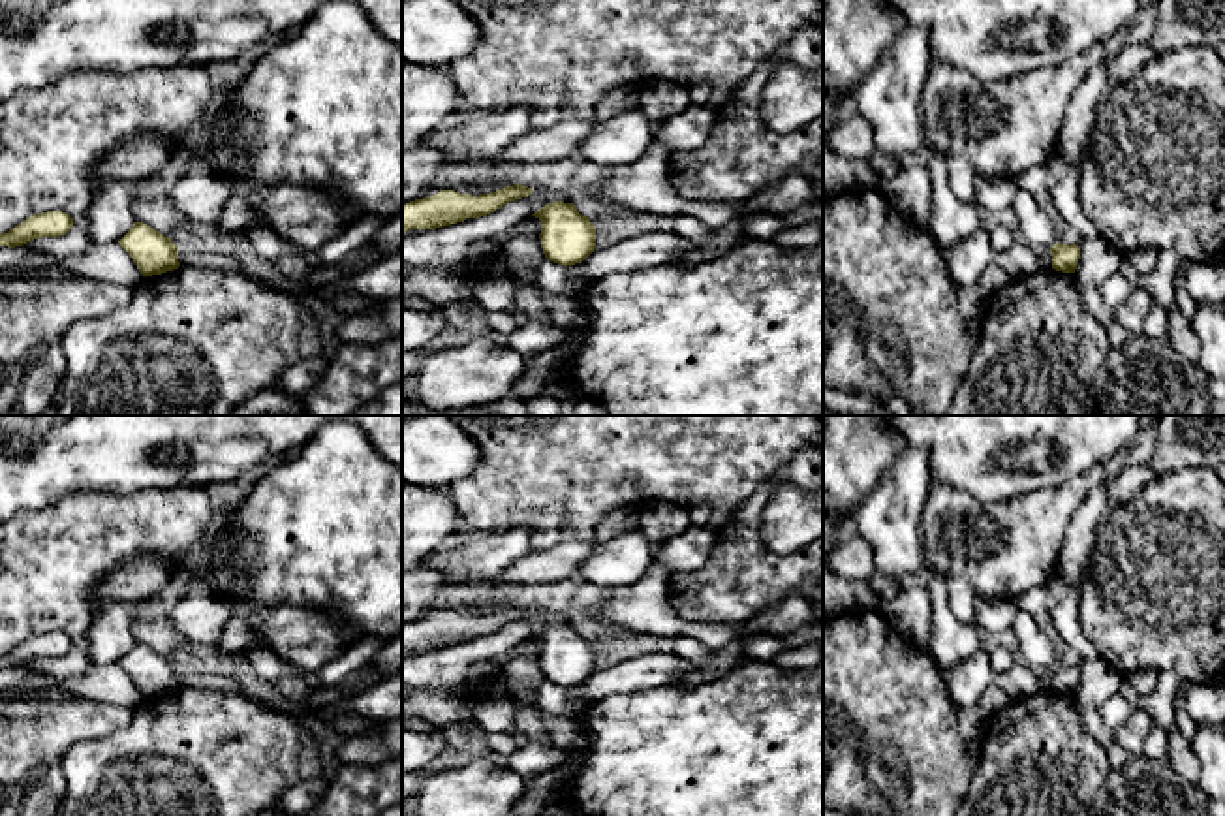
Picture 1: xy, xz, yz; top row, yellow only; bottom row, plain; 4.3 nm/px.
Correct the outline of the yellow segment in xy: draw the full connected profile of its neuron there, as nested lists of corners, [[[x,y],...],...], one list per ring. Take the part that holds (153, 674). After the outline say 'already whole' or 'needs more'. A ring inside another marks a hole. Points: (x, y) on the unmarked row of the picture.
[[[133,643],[118,664],[143,698],[162,696],[180,688],[178,671],[171,660],[143,643]]]; already whole

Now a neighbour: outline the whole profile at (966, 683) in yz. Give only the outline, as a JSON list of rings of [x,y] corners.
[[[983,645],[979,652],[947,671],[947,692],[960,707],[979,707],[985,690],[994,683],[996,671],[990,666],[992,645]]]

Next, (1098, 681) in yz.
[[[1103,658],[1078,662],[1080,679],[1075,690],[1084,728],[1103,745],[1116,743],[1116,730],[1101,720],[1101,705],[1118,692],[1122,677]]]

